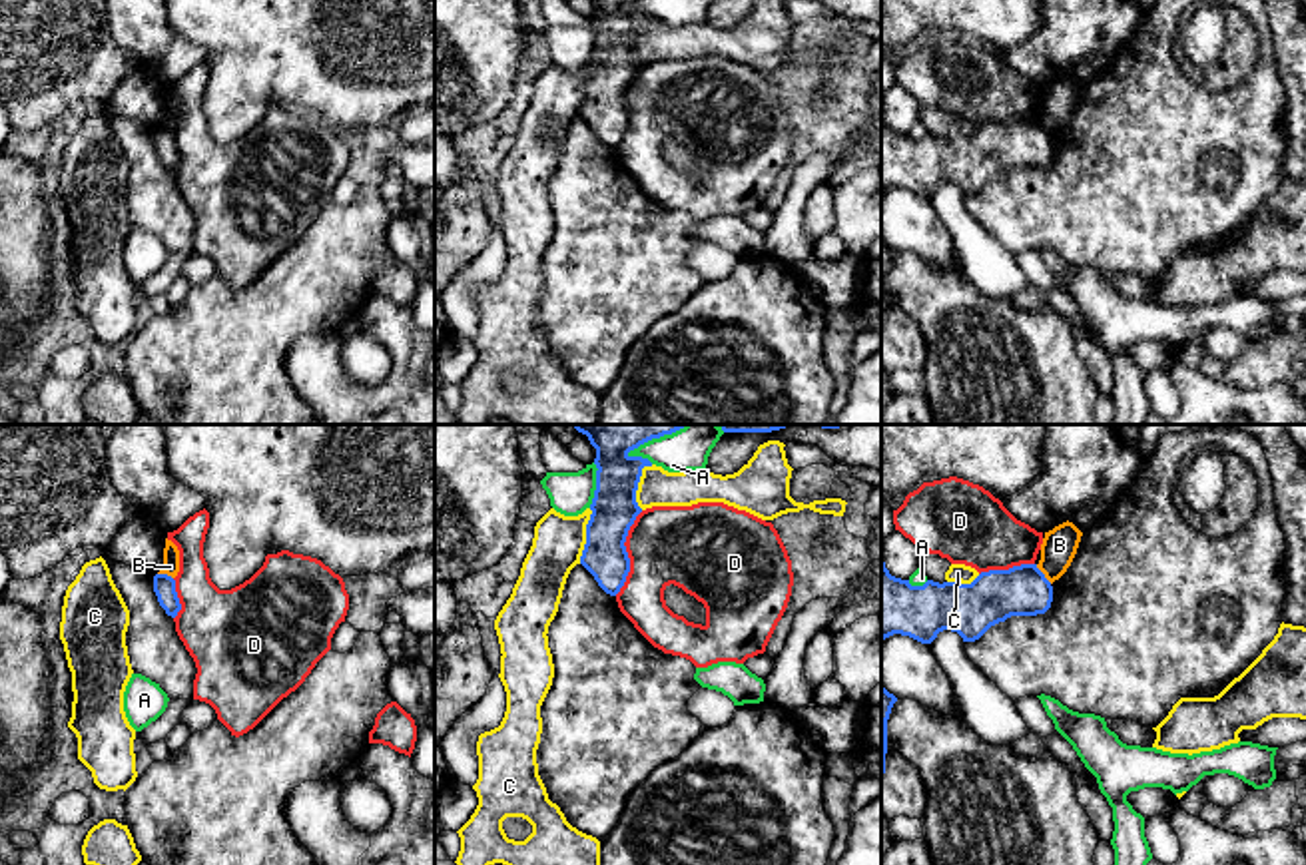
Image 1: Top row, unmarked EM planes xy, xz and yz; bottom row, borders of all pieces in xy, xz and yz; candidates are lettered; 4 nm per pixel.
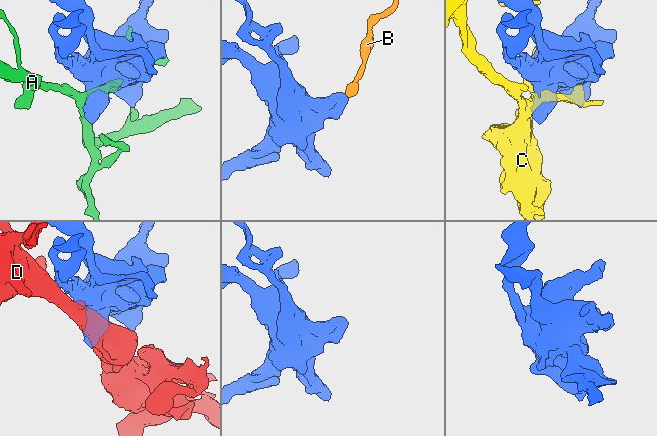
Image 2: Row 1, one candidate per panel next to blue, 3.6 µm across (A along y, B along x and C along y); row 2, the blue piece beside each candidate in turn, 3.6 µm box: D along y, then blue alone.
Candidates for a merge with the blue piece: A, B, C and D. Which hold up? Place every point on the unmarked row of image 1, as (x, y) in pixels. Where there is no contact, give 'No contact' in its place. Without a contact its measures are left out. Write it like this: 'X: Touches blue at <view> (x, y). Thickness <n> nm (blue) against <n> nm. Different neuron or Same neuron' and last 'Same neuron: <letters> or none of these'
A: Touches blue at xz (597, 38). Thickness 190 nm (blue) against 180 nm. Different neuron
B: Touches blue at yz (1043, 128). Thickness 200 nm (blue) against 140 nm. Different neuron
C: Touches blue at xz (587, 90). Thickness 190 nm (blue) against 200 nm. Different neuron
D: Touches blue at xz (627, 106). Thickness 190 nm (blue) against 320 nm. Different neuron
Same neuron: none of these

